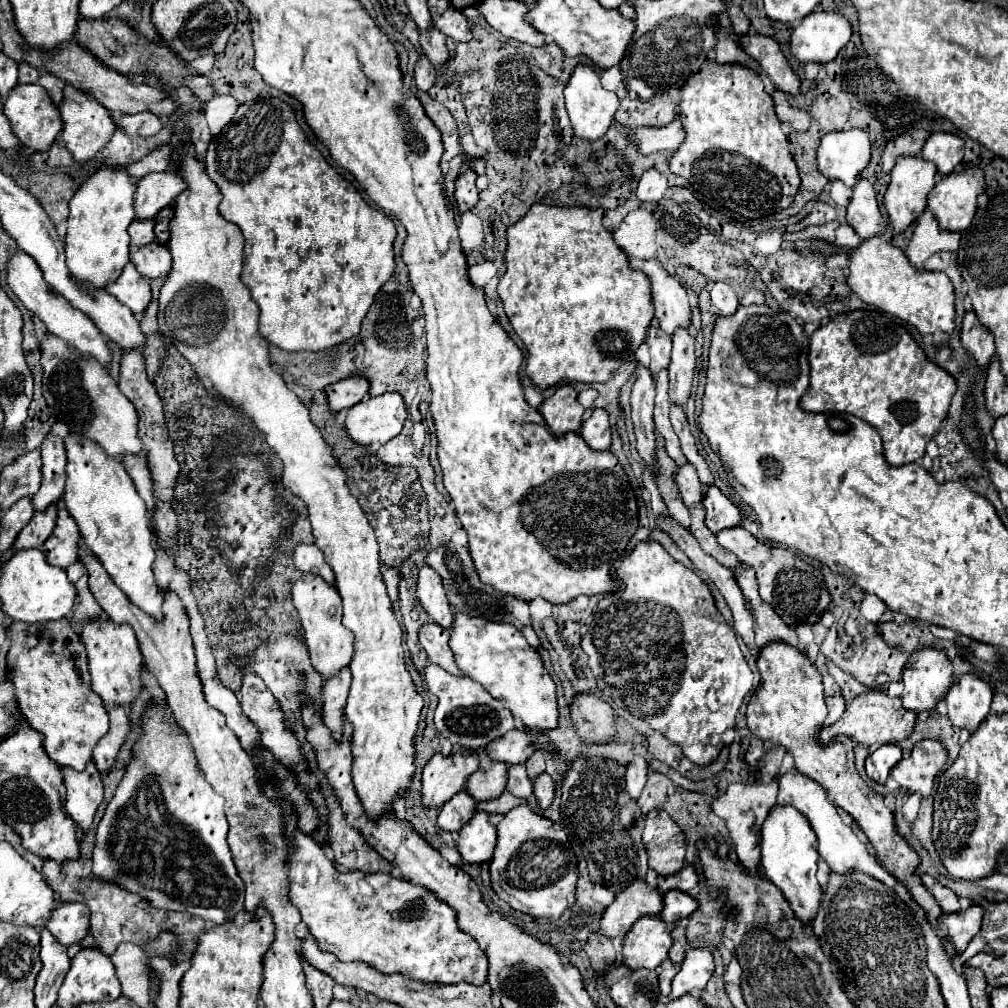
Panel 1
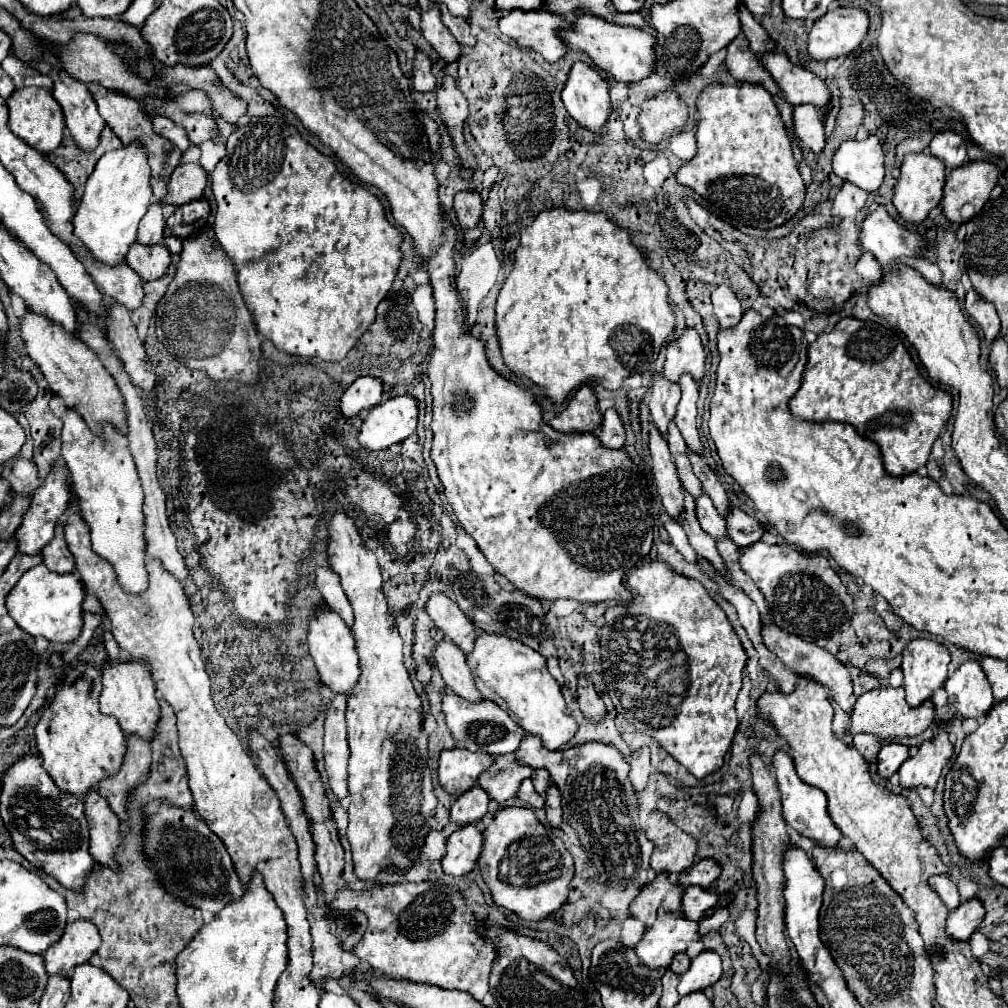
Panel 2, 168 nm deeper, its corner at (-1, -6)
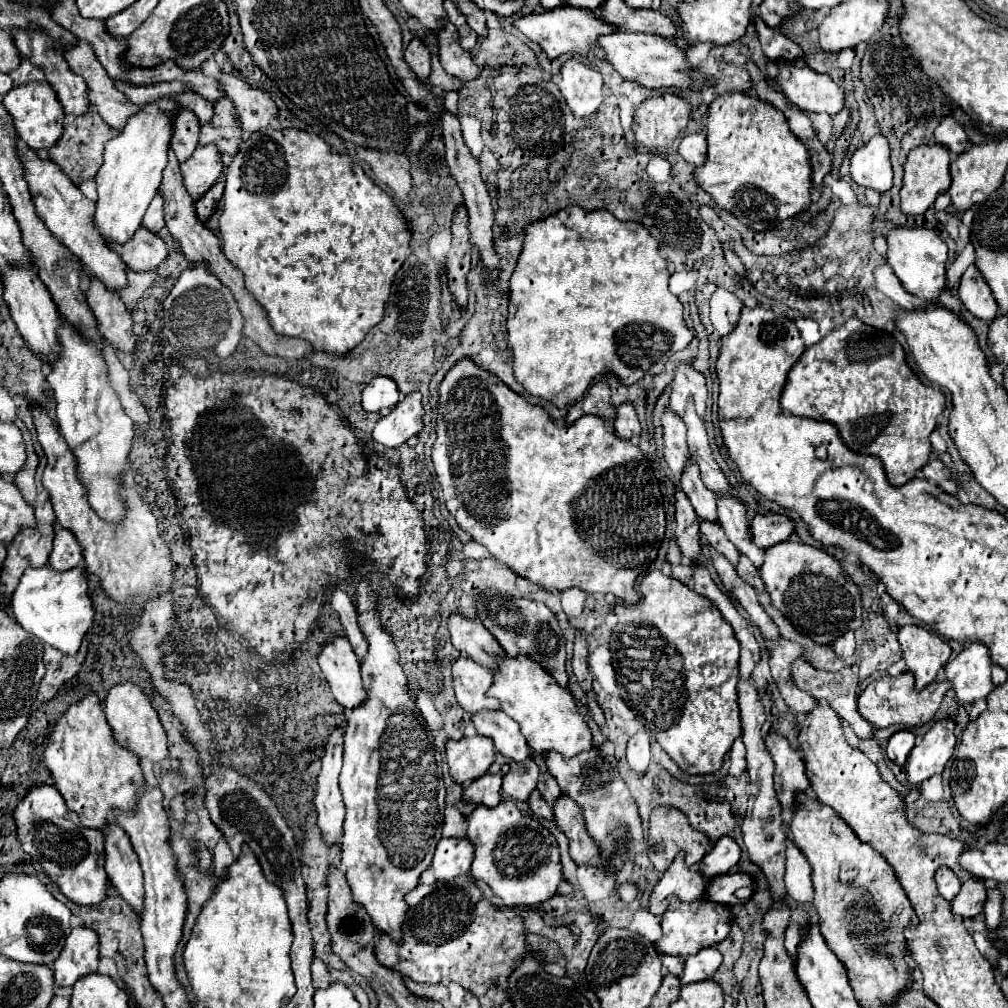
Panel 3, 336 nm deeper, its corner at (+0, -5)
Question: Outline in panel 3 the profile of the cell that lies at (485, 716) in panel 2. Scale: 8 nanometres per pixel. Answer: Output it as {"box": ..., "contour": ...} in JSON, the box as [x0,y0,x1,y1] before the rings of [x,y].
{"box":[473,711,531,761],"contour":[[[481,711],[473,715],[473,725],[479,735],[491,737],[495,741],[495,749],[513,761],[525,761],[531,753],[519,725],[505,715],[503,711]]]}

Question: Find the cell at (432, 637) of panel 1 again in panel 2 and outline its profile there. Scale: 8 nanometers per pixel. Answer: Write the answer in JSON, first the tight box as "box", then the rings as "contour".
{"box":[432,638,482,702],"contour":[[[448,638],[440,640],[434,646],[432,658],[436,668],[440,670],[446,686],[462,698],[470,698],[472,702],[482,700],[482,694],[476,690],[474,680],[470,678],[470,670],[466,666],[466,654]]]}

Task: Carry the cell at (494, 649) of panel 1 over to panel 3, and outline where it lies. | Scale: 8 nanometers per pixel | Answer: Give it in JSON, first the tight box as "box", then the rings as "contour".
{"box":[489,657,593,757],"contour":[[[497,657],[495,681],[489,689],[491,697],[501,701],[501,709],[521,725],[521,733],[525,735],[529,747],[535,753],[557,751],[563,757],[575,757],[583,751],[593,749],[591,729],[583,715],[579,713],[573,695],[561,687],[537,661],[529,661],[529,657],[517,657],[517,661],[507,657]]]}

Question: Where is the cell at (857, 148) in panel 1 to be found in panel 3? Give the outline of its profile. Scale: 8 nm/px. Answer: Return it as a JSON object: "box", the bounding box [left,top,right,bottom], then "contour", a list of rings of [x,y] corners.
{"box":[851,135,893,193],"contour":[[[883,135],[871,137],[871,141],[857,149],[851,157],[851,177],[857,185],[885,193],[893,185],[893,171],[889,161],[889,143]]]}

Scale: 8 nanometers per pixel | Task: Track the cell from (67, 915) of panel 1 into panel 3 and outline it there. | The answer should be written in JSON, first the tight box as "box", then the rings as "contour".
{"box":[53,927,99,987],"contour":[[[75,927],[67,937],[61,957],[53,963],[55,985],[73,987],[81,977],[97,973],[99,943],[97,933],[87,927]]]}

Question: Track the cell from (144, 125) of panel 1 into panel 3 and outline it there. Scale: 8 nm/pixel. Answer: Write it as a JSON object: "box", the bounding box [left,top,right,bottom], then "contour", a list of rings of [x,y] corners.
{"box":[171,109,201,163],"contour":[[[185,109],[177,115],[173,125],[171,149],[175,151],[179,163],[187,161],[193,155],[195,147],[199,145],[199,129],[201,129],[201,123],[193,111]]]}

